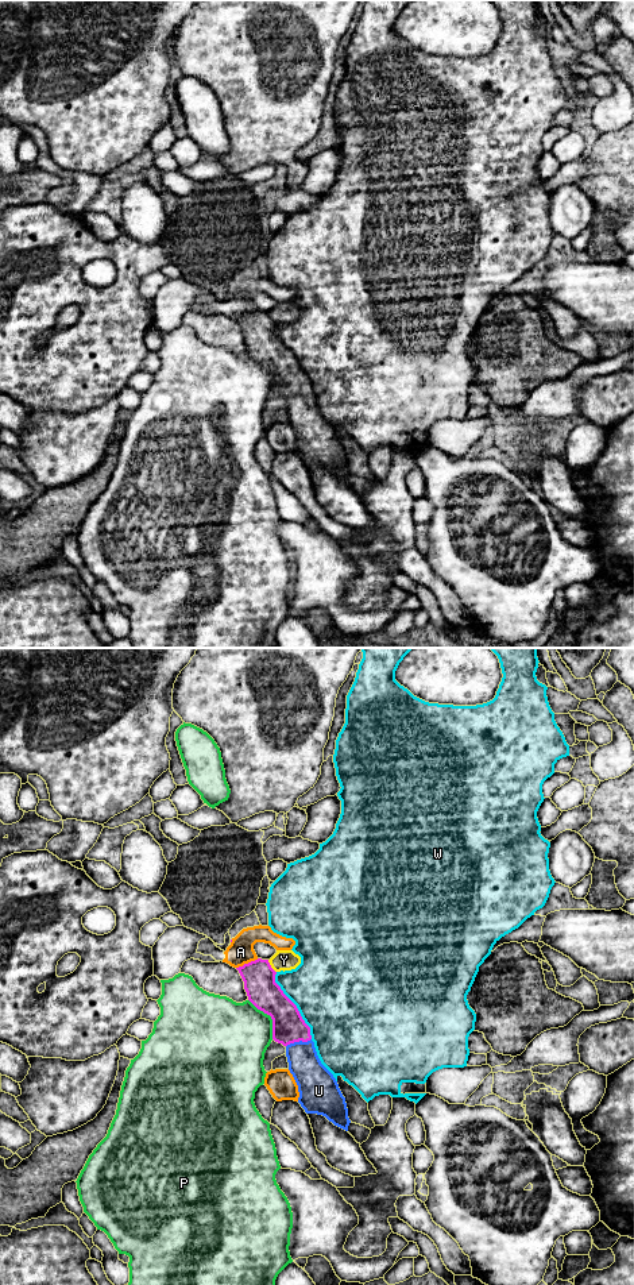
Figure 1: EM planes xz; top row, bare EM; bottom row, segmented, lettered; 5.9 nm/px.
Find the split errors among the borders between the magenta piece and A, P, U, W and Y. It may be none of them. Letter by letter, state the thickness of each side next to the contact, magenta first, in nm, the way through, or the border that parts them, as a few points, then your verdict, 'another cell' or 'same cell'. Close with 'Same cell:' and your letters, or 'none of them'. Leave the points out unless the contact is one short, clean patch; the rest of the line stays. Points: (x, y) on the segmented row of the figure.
A: 190 nm thick on the magenta side, 150 nm on the other; another cell
P: 190 nm thick on the magenta side, 400 nm on the other; another cell
U: 190 nm thick on the magenta side, 200 nm on the other; runs through xz (287, 1025), (298, 1041), (302, 1061), (313, 1079); same cell
W: 190 nm thick on the magenta side, 500 nm on the other; another cell
Y: 190 nm thick on the magenta side, 130 nm on the other; border along xz (267, 960), (275, 972); another cell
Same cell: U

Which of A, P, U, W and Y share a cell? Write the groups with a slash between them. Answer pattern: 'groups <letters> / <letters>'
groups A / P / U / W / Y

